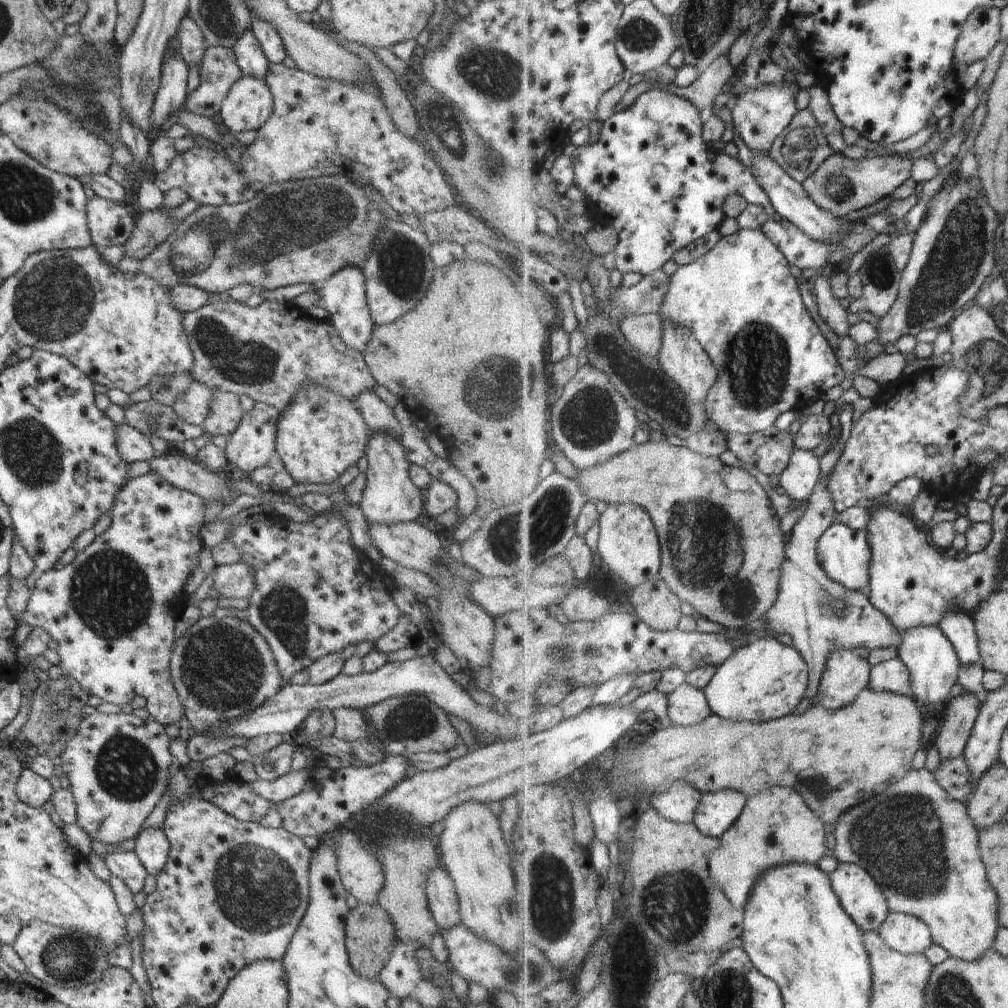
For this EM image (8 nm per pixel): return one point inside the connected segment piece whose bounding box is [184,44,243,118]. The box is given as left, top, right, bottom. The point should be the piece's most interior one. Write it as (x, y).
(219, 71)

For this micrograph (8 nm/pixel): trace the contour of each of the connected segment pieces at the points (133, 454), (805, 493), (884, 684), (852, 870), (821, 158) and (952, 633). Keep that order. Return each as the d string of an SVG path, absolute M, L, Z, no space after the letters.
M116 425L116 444L122 458L128 462L150 462L156 456L149 439L129 425Z
M796 450L789 469L781 477L781 486L793 500L810 500L822 480L821 458L810 450Z
M901 657L882 662L873 668L871 688L878 692L908 694L915 697L910 668Z
M841 862L831 878L846 912L858 926L864 932L879 931L891 916L891 909L874 876L862 865Z
M805 109L799 112L798 116L794 118L794 122L790 124L789 129L774 144L772 158L792 178L797 179L800 183L804 183L808 178L813 177L825 165L826 160L835 153L826 134L821 130L818 116L814 116L812 110Z
M964 610L950 611L944 616L941 628L954 644L964 666L983 662L978 628L971 614Z

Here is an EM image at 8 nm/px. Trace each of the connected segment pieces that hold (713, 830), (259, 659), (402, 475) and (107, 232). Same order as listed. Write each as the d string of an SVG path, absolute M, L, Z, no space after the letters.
M716 790L704 794L695 824L703 834L721 837L733 829L746 810L748 796L736 790Z
M200 617L182 638L175 642L169 661L171 682L182 702L184 715L192 725L192 736L221 738L222 722L230 722L258 710L281 690L282 676L266 640L246 622L235 617Z
M369 431L365 451L369 468L366 489L362 494L360 509L367 524L392 524L392 522L412 522L423 512L423 500L420 490L412 484L409 476L411 464L406 459L406 452L396 438L386 432Z
M93 196L86 202L86 220L92 243L98 249L125 244L135 224L126 205Z

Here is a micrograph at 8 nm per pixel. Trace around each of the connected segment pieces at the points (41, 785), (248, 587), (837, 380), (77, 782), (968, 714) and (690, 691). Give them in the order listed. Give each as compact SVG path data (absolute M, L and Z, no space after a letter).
M31 769L22 770L16 792L21 802L33 808L41 808L54 794L50 782Z
M242 561L217 566L212 588L224 598L249 598L254 592L254 574Z
M740 229L736 234L722 238L722 241L706 255L696 259L691 264L680 267L674 275L672 275L672 284L670 284L670 292L666 296L664 308L661 315L665 318L670 318L672 322L678 322L680 326L688 326L692 328L694 336L706 346L710 352L710 356L714 360L718 368L720 379L716 382L716 386L710 392L707 401L708 414L713 425L726 433L736 432L743 434L755 434L766 432L773 429L777 425L782 414L796 410L799 399L808 397L808 400L822 400L825 394L828 394L830 388L841 385L846 376L845 368L838 360L837 351L830 346L828 338L824 336L822 328L816 324L816 320L812 318L802 292L798 278L792 274L791 263L786 254L762 232L760 229Z
M96 711L83 718L78 726L78 734L68 742L58 762L70 781L69 791L74 796L77 807L76 824L93 841L103 842L109 848L110 845L138 836L142 824L168 787L169 766L176 760L170 754L170 743L165 726L151 717L142 720L133 713L110 715Z
M966 691L962 696L951 698L946 707L946 717L943 719L942 727L936 737L936 745L942 761L964 757L968 742L972 738L972 732L978 722L978 718L980 718L981 708L982 704L978 700L978 696L972 694L972 692Z
M686 681L668 697L669 718L674 725L695 726L714 715L705 690L690 682Z

